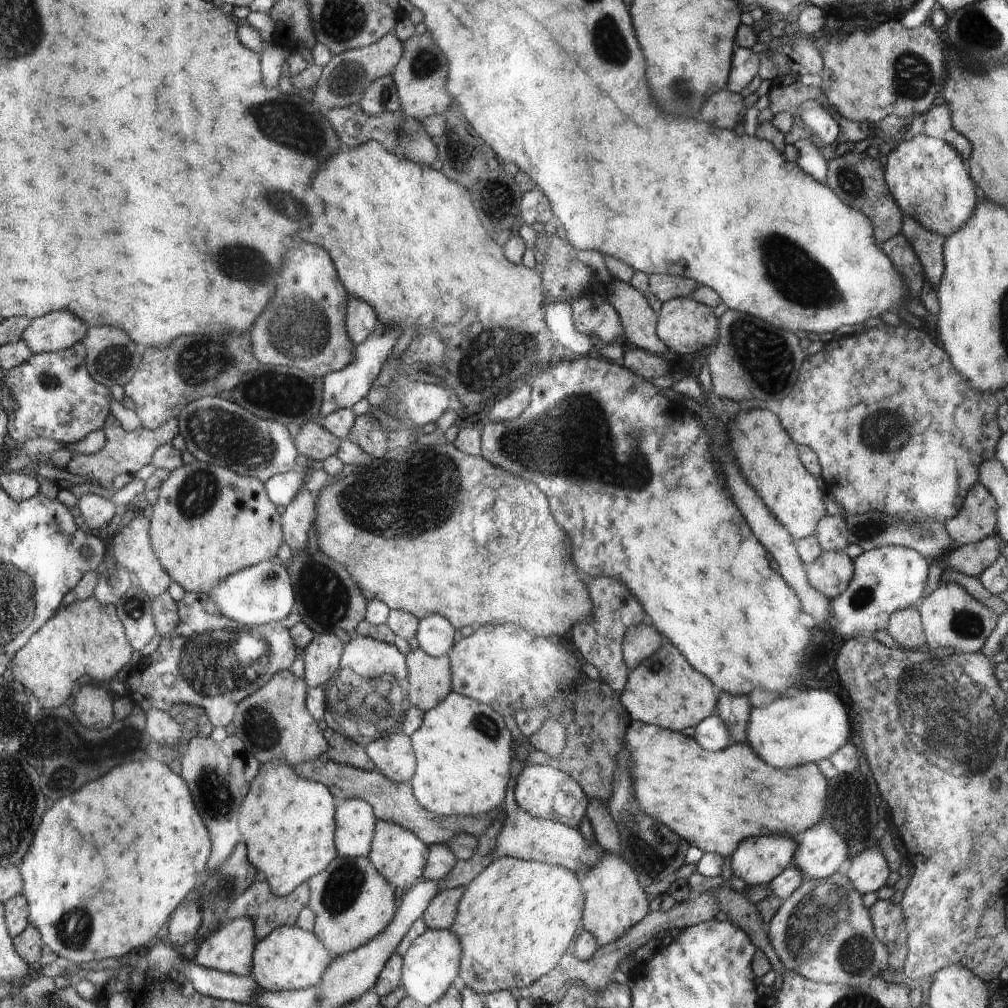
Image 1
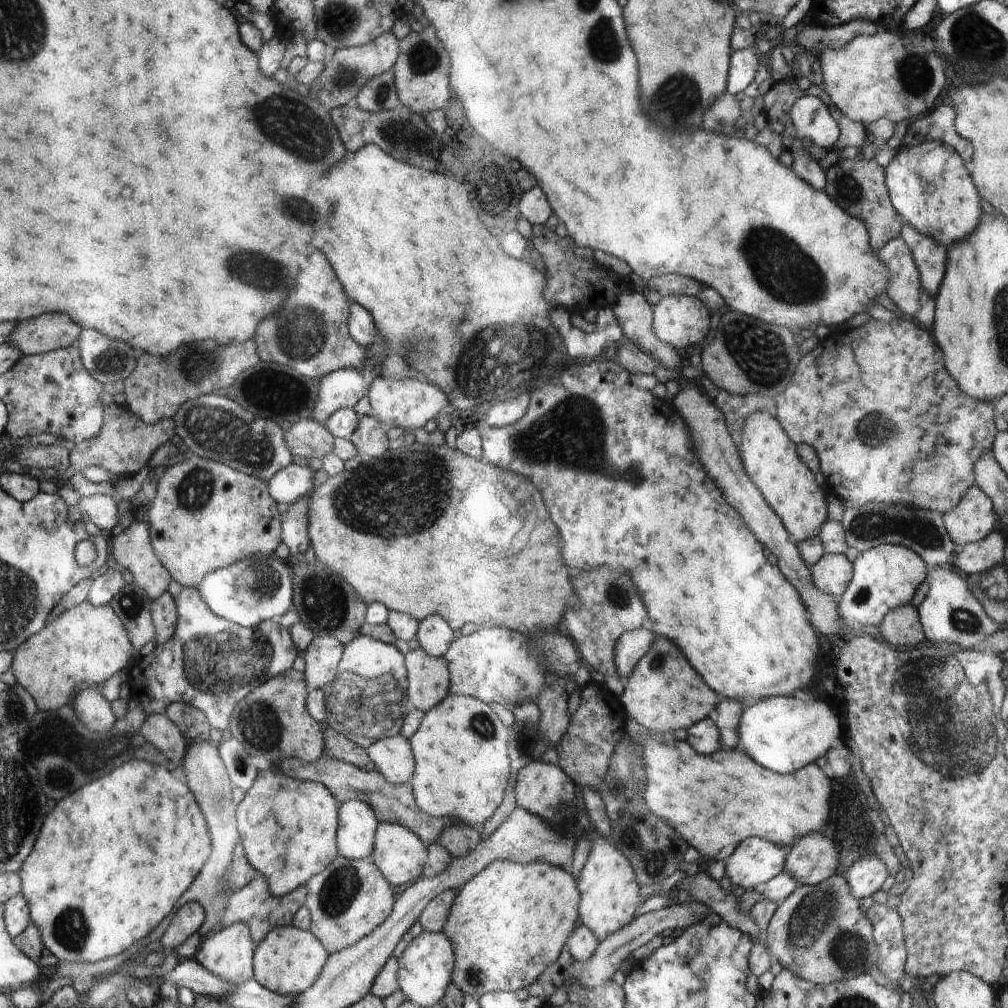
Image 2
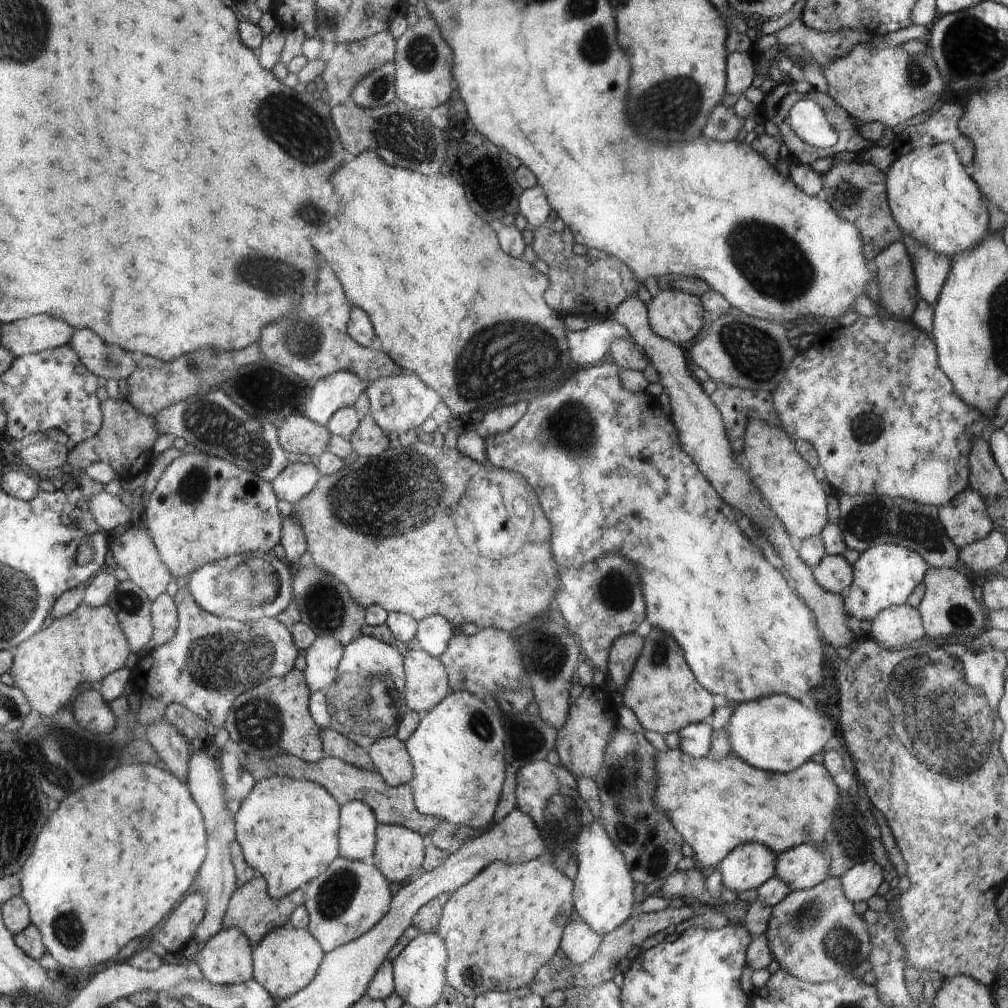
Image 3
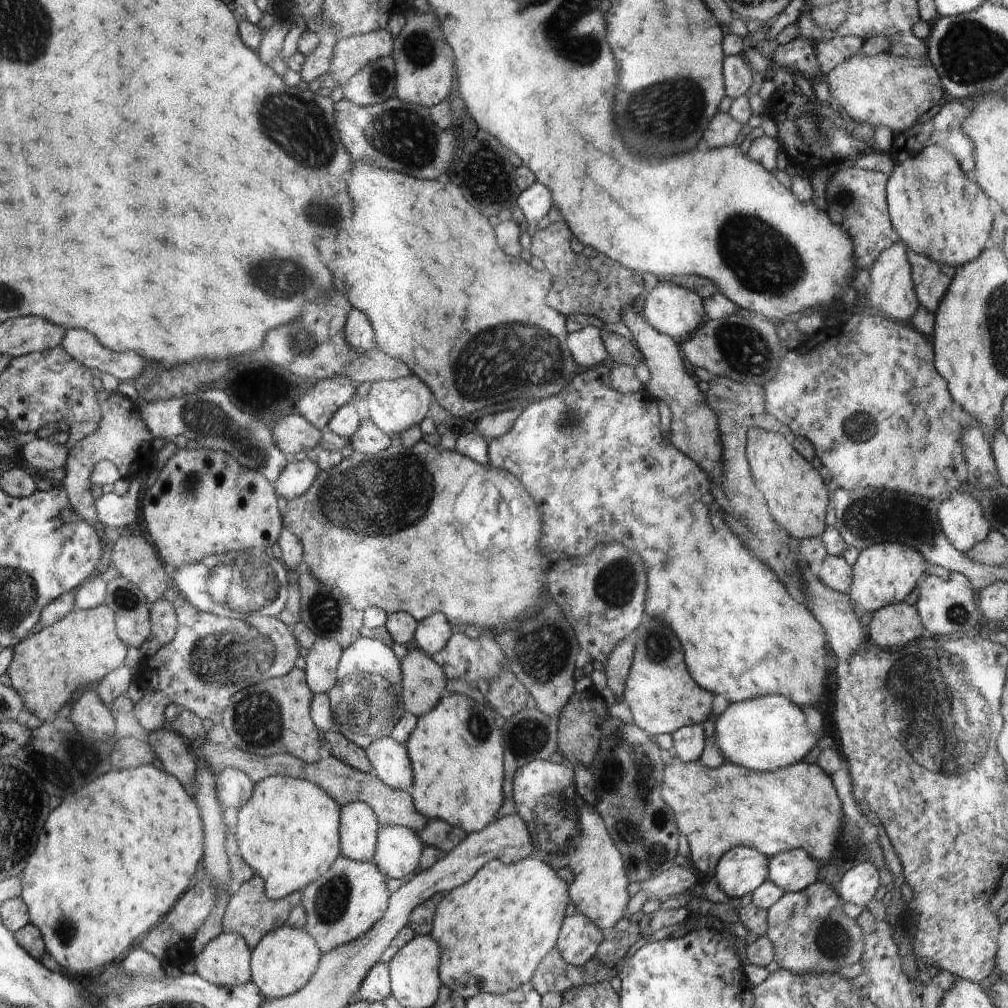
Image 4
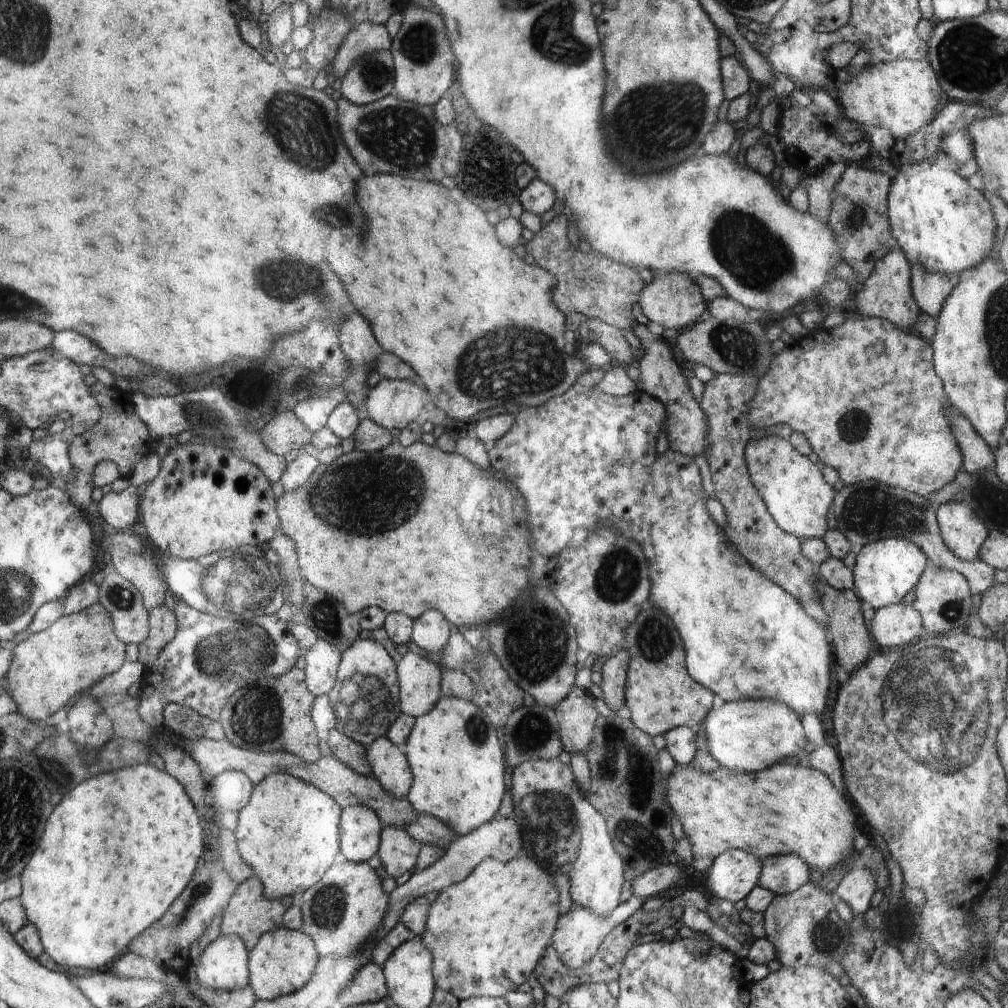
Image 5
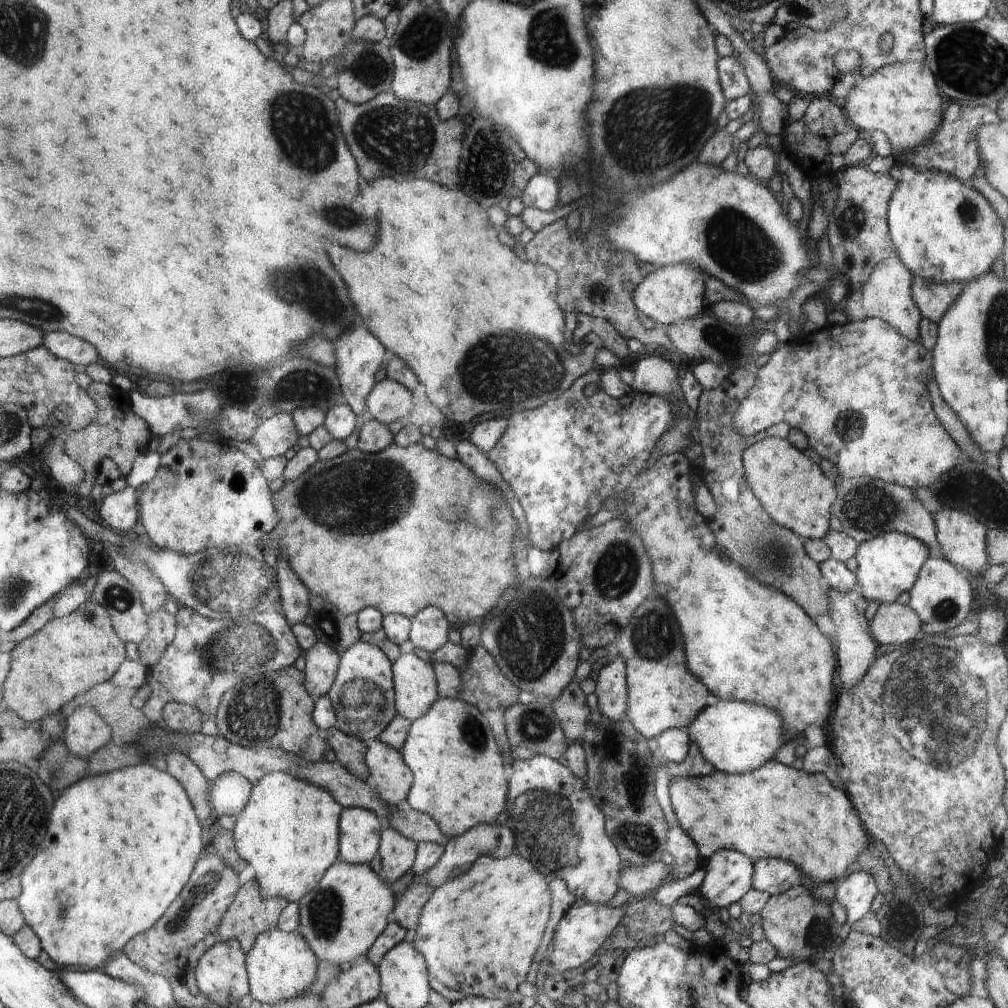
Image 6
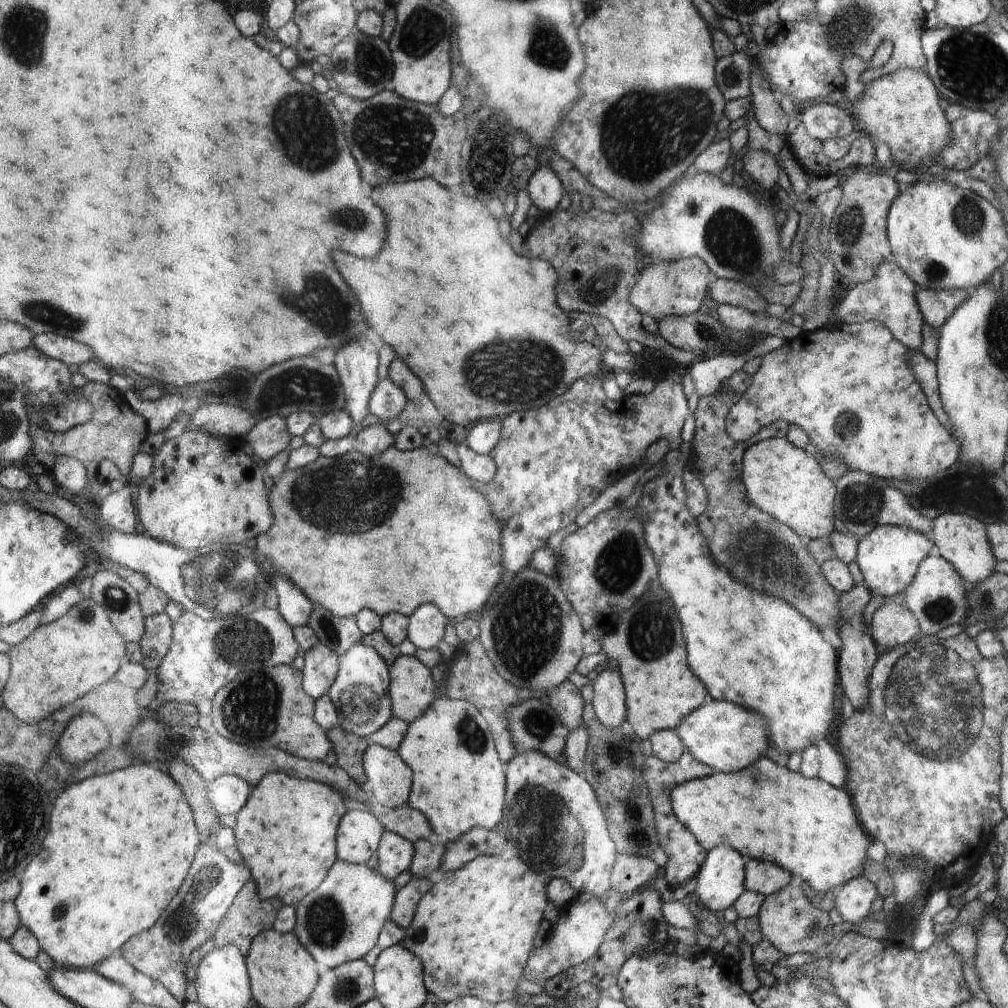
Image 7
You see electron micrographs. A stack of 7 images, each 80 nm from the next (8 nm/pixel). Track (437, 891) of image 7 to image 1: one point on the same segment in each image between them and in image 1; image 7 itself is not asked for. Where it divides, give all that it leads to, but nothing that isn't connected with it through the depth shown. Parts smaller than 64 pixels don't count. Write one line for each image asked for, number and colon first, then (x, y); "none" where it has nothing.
1: (530, 912)
2: (521, 915)
3: (499, 929)
4: (494, 931)
5: (488, 934)
6: (495, 918)

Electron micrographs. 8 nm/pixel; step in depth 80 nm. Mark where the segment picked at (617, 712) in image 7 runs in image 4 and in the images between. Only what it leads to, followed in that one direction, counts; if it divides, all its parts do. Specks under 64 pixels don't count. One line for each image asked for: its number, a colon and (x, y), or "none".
4: (619, 665)
5: (614, 682)
6: (612, 685)

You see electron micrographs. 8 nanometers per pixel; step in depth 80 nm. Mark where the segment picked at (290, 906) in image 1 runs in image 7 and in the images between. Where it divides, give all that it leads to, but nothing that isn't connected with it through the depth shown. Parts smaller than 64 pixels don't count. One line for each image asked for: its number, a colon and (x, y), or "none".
2: (254, 905)
3: (250, 908)
4: (250, 912)
5: (250, 914)
6: (251, 915)
7: (249, 915)

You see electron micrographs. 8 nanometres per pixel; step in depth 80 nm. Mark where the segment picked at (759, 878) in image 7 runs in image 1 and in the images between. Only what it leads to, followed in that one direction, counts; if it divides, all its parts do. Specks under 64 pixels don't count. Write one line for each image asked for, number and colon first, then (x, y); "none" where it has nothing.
1: (821, 850)
2: (813, 859)
3: (801, 868)
4: (794, 871)
5: (781, 875)
6: (771, 876)

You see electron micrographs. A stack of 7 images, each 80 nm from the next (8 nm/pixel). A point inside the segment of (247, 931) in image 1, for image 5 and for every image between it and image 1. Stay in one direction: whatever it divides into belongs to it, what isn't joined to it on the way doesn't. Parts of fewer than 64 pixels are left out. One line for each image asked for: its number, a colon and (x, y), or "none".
2: (227, 953)
3: (226, 959)
4: (225, 961)
5: (223, 966)

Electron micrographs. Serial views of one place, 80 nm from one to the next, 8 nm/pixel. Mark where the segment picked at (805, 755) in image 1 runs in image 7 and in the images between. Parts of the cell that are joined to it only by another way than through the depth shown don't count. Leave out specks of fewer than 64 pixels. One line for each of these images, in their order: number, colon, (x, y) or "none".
2: (783, 734)
3: (778, 734)
4: (768, 733)
5: (750, 735)
6: (736, 737)
7: (727, 737)

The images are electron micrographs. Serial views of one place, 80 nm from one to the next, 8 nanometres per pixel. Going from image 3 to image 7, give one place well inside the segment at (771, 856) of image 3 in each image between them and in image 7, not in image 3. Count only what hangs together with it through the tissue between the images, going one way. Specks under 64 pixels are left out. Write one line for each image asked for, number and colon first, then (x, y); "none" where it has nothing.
4: (740, 871)
5: (735, 873)
6: (728, 877)
7: (720, 882)

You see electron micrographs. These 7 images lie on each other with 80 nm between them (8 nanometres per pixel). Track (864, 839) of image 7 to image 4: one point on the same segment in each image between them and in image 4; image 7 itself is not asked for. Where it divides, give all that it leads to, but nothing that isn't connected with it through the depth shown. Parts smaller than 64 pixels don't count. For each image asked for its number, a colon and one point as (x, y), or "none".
4: (718, 809)
5: (786, 809)
6: (808, 822)

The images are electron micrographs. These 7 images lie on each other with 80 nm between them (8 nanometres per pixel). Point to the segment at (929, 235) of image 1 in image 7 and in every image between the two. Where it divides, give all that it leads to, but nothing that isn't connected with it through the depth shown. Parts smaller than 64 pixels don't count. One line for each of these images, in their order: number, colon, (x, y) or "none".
2: (930, 257)
3: (931, 270)
4: (931, 279)
5: (930, 290)
6: (932, 299)
7: (936, 307)

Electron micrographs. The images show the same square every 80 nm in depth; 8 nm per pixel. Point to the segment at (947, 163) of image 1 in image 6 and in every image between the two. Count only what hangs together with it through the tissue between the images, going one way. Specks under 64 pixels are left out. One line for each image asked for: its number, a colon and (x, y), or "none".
2: (930, 187)
3: (932, 199)
4: (937, 212)
5: (940, 222)
6: (942, 230)

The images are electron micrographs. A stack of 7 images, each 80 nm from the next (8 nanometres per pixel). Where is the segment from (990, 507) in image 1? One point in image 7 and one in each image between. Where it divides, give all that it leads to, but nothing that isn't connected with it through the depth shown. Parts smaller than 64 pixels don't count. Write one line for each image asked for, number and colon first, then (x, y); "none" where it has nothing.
2: (974, 518)
3: (965, 519)
4: (963, 522)
5: (963, 532)
6: (962, 538)
7: (962, 540)

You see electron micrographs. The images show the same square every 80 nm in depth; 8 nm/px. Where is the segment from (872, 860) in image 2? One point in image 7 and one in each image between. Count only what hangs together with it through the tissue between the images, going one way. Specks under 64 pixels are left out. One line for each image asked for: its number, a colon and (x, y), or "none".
3: (861, 882)
4: (859, 884)
5: (856, 889)
6: (855, 893)
7: (854, 899)

